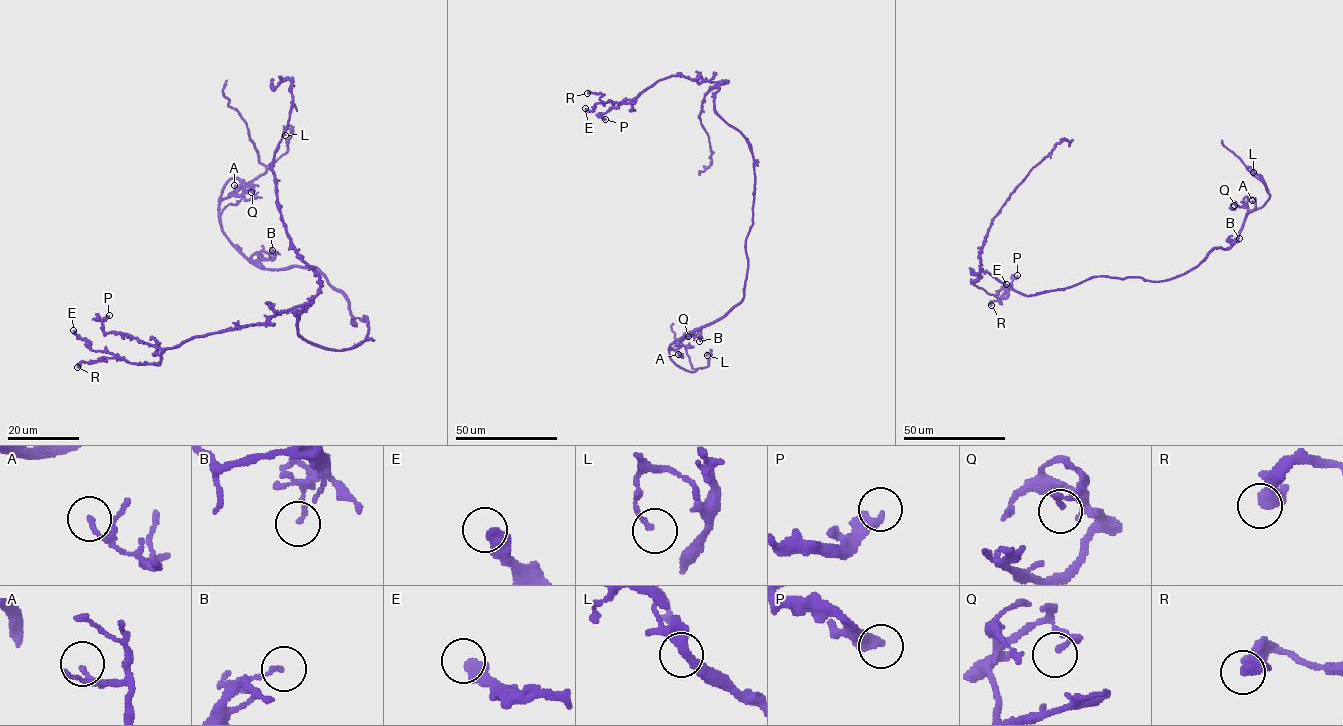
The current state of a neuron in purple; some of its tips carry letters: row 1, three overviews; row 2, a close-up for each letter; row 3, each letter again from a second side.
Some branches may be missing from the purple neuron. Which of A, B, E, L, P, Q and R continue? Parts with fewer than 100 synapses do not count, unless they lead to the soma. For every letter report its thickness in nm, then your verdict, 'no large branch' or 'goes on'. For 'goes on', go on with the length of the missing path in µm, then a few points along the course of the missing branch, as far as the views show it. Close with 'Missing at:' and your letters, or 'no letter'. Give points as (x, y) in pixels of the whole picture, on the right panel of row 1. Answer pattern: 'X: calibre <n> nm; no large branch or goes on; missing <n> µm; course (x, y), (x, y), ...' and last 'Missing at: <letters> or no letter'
A: calibre 140 nm; no large branch
B: calibre 130 nm; no large branch
E: calibre 400 nm; no large branch
L: calibre 160 nm; no large branch
P: calibre 400 nm; no large branch
Q: calibre 180 nm; no large branch
R: calibre 440 nm; no large branch
Missing at: no letter

